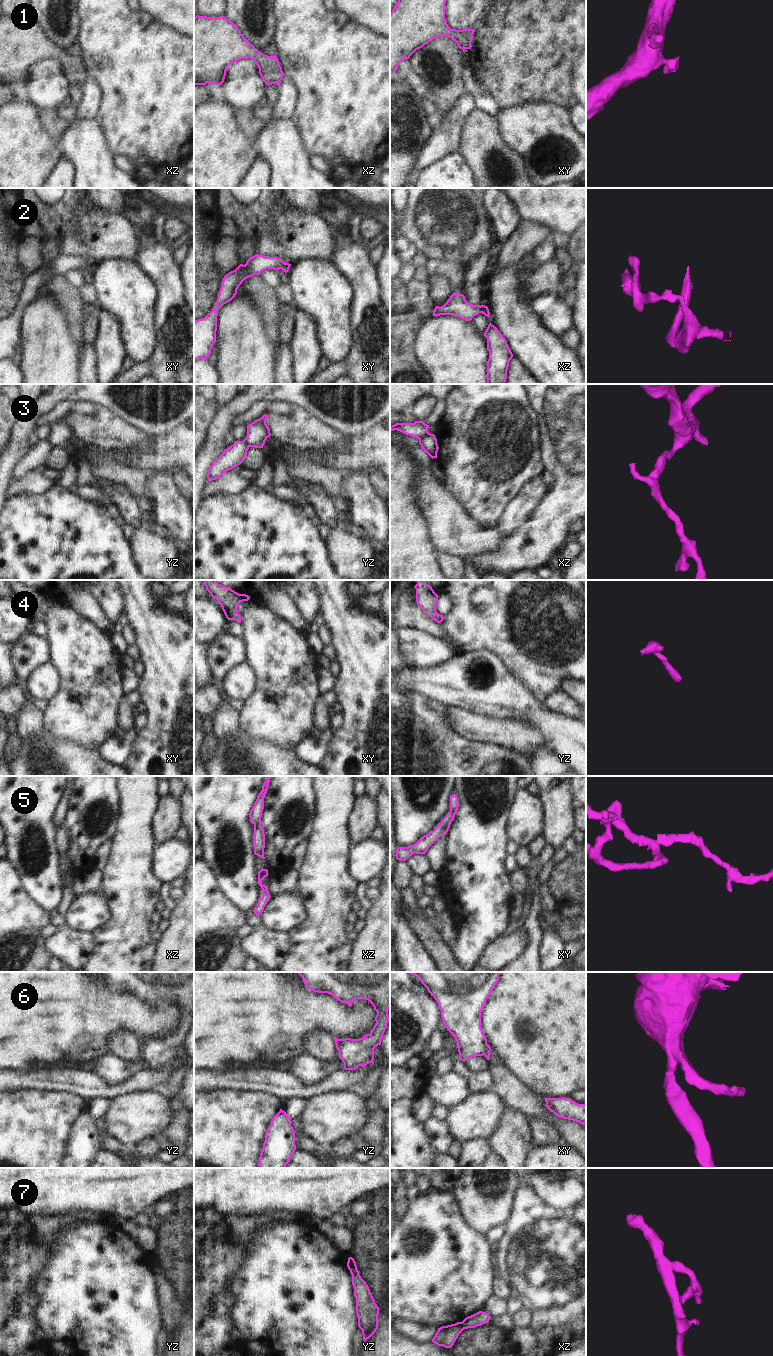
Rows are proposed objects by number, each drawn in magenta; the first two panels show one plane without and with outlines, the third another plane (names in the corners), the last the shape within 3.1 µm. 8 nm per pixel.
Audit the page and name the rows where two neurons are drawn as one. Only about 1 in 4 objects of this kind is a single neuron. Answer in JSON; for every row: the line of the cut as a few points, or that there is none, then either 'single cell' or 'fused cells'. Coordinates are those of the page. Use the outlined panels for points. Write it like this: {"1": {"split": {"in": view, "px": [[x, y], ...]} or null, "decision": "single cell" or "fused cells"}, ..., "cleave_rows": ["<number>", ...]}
{"1": {"split": null, "decision": "single cell"}, "2": {"split": null, "decision": "single cell"}, "3": {"split": {"in": "xz", "px": [[430, 433], [419, 439]]}, "decision": "fused cells"}, "4": {"split": null, "decision": "single cell"}, "5": {"split": {"in": "xz", "px": [[260, 822], [254, 825]]}, "decision": "fused cells"}, "6": {"split": null, "decision": "single cell"}, "7": {"split": {"in": "xz", "px": [[461, 1322], [464, 1328]]}, "decision": "fused cells"}, "cleave_rows": ["3", "5", "7"]}

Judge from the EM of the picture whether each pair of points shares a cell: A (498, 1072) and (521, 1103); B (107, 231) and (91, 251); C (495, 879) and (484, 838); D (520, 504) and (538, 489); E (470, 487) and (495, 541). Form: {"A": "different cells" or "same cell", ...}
{"A": "same cell", "B": "same cell", "C": "same cell", "D": "same cell", "E": "different cells"}

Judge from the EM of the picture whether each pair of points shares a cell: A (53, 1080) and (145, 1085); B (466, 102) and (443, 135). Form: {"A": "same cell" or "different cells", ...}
{"A": "same cell", "B": "same cell"}

